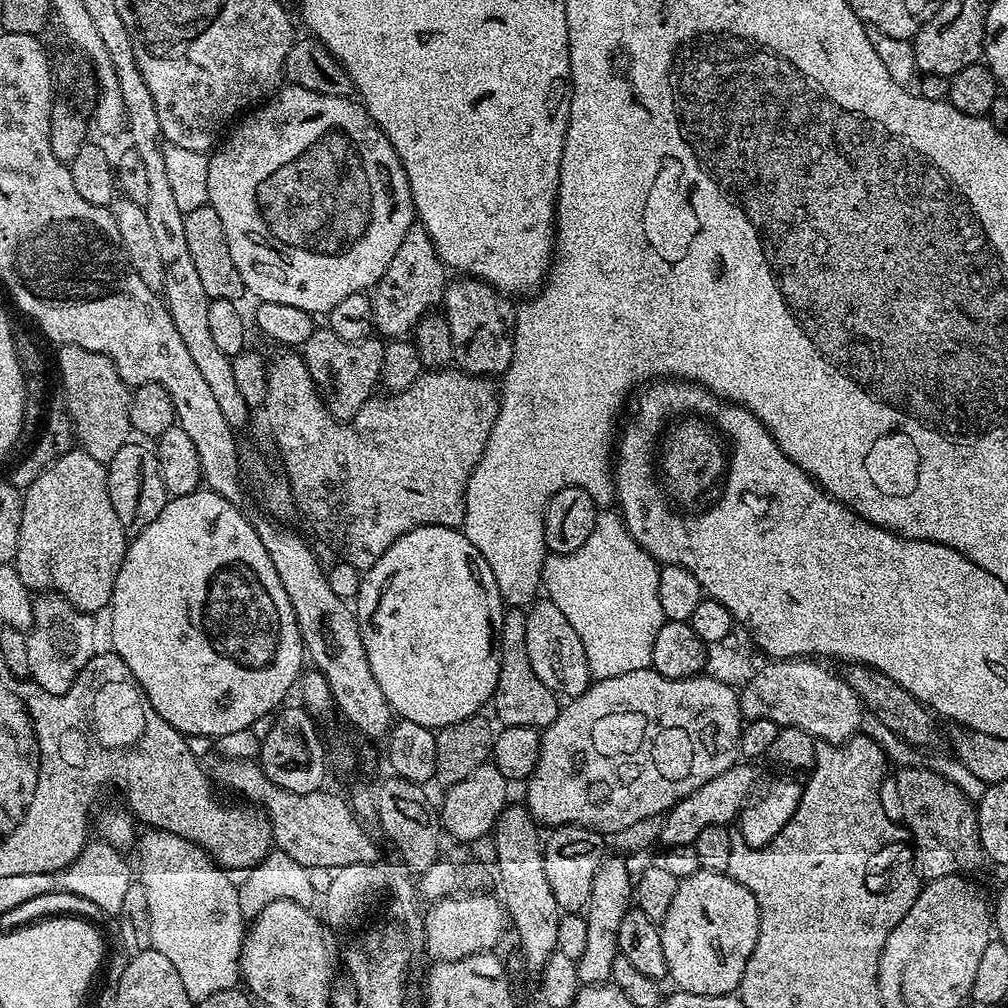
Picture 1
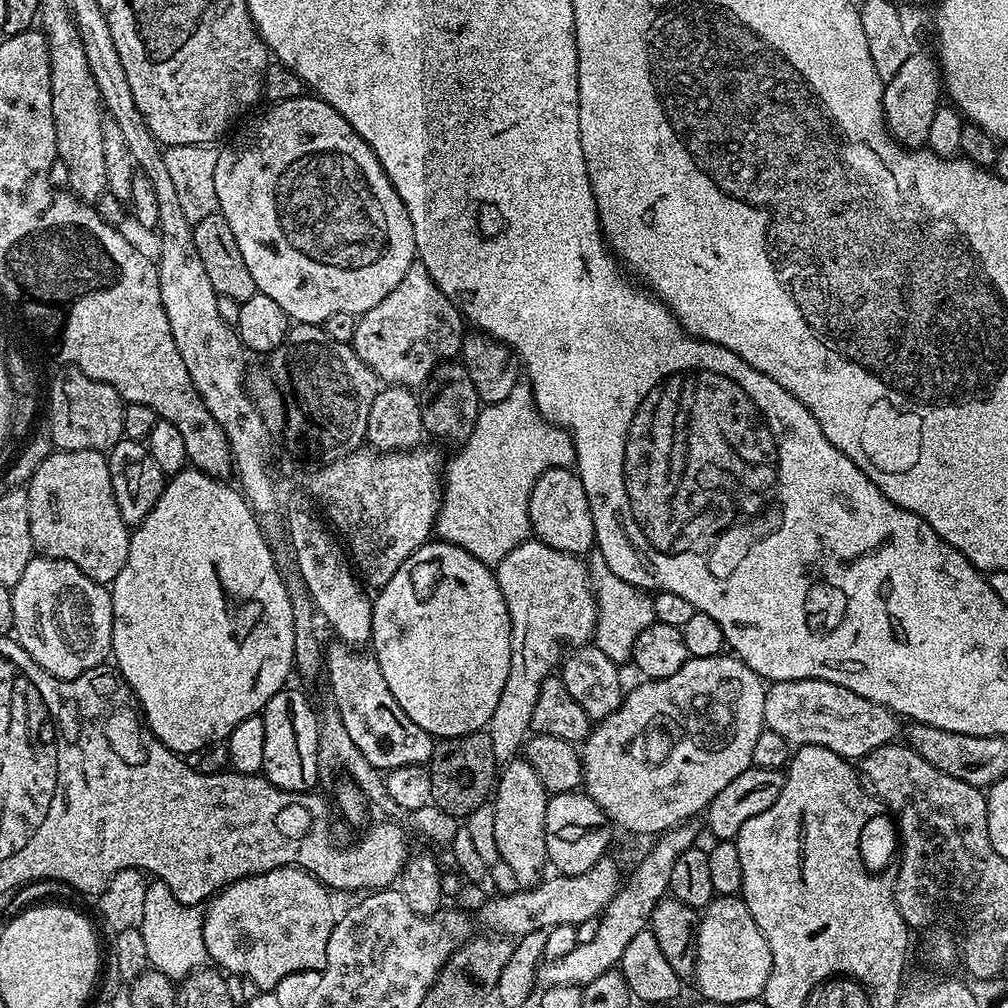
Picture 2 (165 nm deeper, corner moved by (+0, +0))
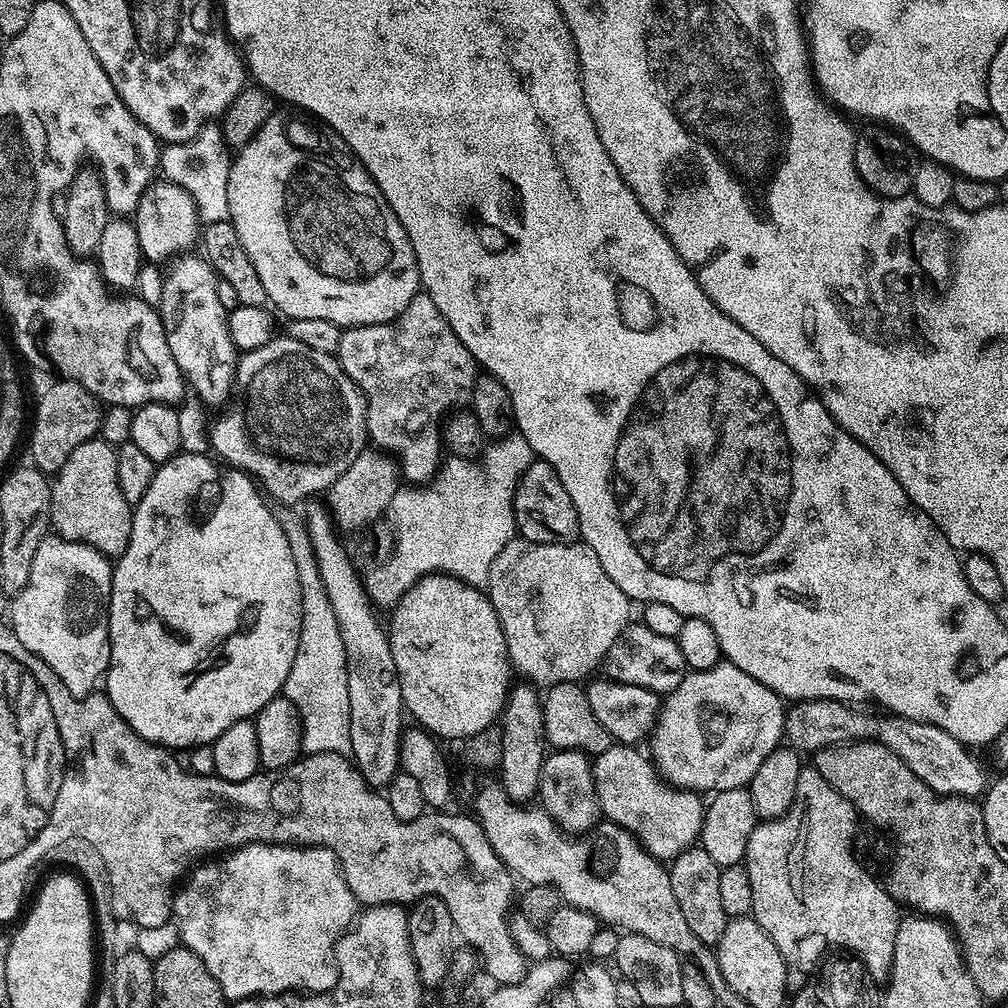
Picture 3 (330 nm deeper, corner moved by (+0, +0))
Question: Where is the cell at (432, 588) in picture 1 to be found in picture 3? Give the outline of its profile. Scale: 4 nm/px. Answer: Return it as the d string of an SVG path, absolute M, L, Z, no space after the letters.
M429 574L420 577L412 587L404 591L404 596L391 609L392 621L387 621L386 631L388 641L390 642L390 654L394 654L394 666L398 674L400 683L400 693L404 699L404 707L407 715L413 716L415 723L423 728L425 732L433 737L441 738L445 736L448 740L467 741L468 737L478 734L482 730L493 727L497 723L498 717L504 711L504 705L510 691L508 684L508 672L510 673L510 661L508 658L508 647L504 641L504 631L498 622L498 614L494 606L489 602L487 595L481 589L460 580L457 576L451 574Z

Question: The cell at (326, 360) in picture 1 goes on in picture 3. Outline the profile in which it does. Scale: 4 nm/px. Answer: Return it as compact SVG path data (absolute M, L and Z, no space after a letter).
M280 334L270 342L266 342L266 346L258 346L258 350L250 350L239 357L235 383L238 384L241 380L244 380L244 388L248 388L248 420L252 420L252 432L256 432L256 440L260 440L260 444L264 444L264 456L268 456L268 460L260 460L260 456L256 456L256 473L260 472L260 474L255 479L259 481L263 491L273 501L276 499L281 500L284 504L296 504L299 500L307 501L312 498L307 498L307 496L312 496L315 492L327 493L328 487L339 476L346 474L350 462L354 462L354 458L358 458L358 454L364 451L368 440L368 401L364 399L364 394L357 384L346 374L346 370L342 370L340 361L336 359L335 355L322 354L322 350L314 350L312 347L306 346L306 342L298 342L292 336Z

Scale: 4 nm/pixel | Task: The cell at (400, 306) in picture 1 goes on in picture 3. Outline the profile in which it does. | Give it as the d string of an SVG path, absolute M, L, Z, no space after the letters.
M421 290L396 320L343 329L340 345L334 355L340 361L342 370L346 370L368 401L368 440L398 455L405 481L430 480L442 463L442 417L456 406L451 404L458 403L463 396L465 399L471 393L478 375L476 360L470 350L466 350L458 334L450 330L450 322L446 322L446 318L442 318L442 310L434 306L434 298Z

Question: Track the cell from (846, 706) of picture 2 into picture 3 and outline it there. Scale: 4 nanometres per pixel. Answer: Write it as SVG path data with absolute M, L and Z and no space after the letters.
M801 700L787 709L784 718L784 735L787 743L801 753L815 754L821 748L831 748L869 738L885 744L918 778L926 782L941 796L967 796L976 798L985 791L986 779L980 764L971 756L965 745L957 742L946 730L922 722L914 722L905 716L879 714L864 717L861 709L849 706L842 700Z

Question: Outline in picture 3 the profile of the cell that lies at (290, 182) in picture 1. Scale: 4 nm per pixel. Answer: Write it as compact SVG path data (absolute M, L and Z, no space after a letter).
M283 110L277 111L270 118L266 118L262 130L258 130L258 134L254 134L252 140L246 142L246 146L235 153L228 183L230 198L228 219L231 220L234 230L238 230L238 238L242 238L242 246L246 254L250 254L250 262L254 262L254 270L258 270L258 278L262 278L262 286L266 286L268 304L281 317L288 316L289 321L302 318L326 318L326 322L334 322L340 325L341 329L357 328L363 324L385 324L396 320L398 314L402 314L402 310L410 306L410 302L422 288L418 262L414 258L414 246L410 246L410 238L402 222L398 222L394 210L390 210L374 178L352 155L348 143L327 124L300 116L287 116Z

